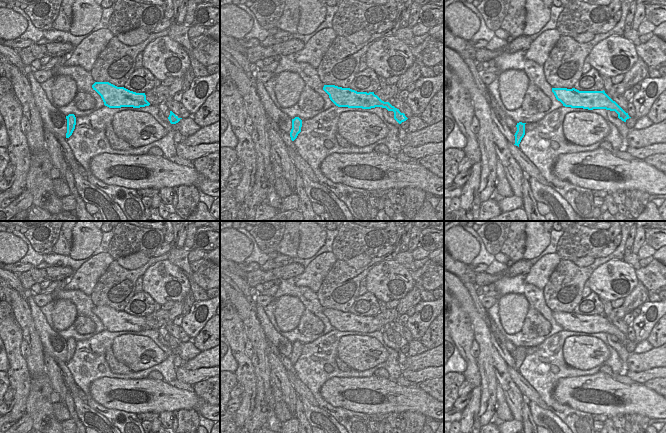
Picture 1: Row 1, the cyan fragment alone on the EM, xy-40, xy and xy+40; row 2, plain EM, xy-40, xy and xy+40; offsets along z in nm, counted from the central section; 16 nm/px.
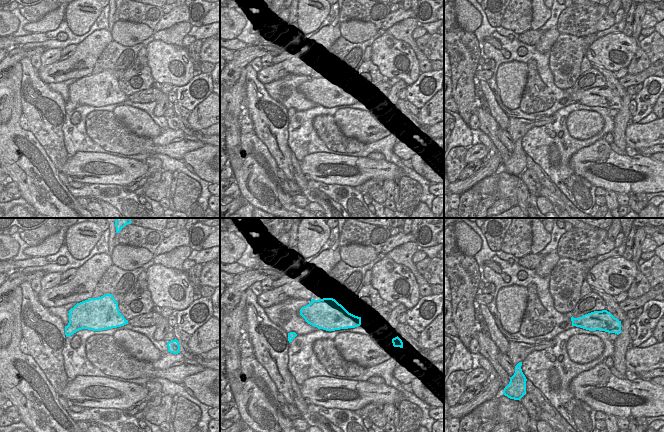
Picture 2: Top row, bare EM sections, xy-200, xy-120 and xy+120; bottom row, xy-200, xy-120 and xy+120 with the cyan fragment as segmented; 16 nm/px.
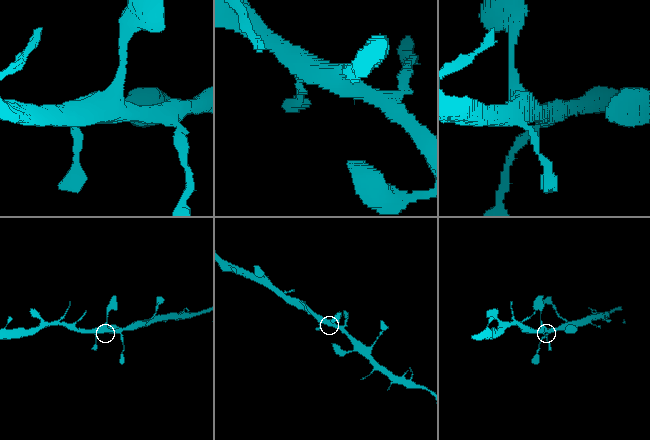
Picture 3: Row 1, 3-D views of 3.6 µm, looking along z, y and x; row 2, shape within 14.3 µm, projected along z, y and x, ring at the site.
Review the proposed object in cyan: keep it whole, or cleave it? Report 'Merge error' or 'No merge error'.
No merge error.

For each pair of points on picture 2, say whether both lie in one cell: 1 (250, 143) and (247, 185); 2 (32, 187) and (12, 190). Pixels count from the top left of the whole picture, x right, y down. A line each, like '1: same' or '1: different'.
1: same
2: different

